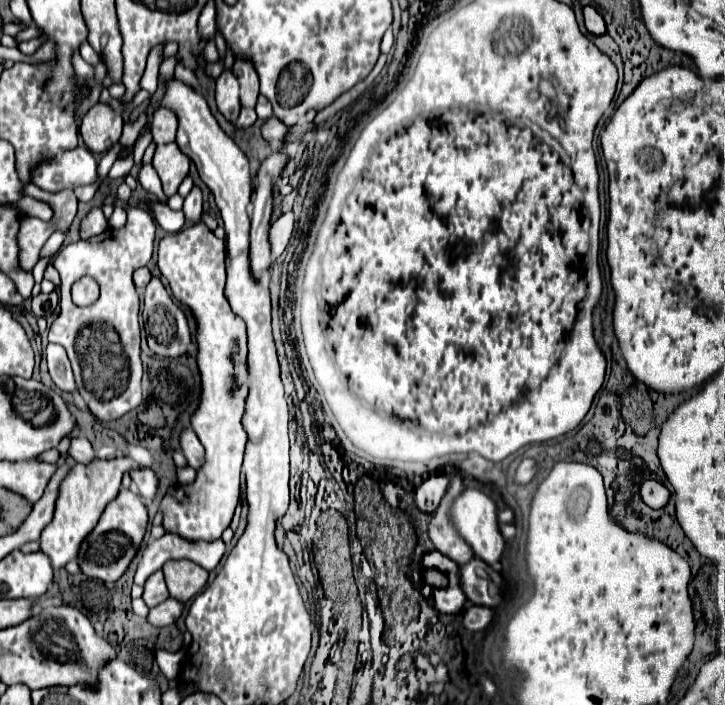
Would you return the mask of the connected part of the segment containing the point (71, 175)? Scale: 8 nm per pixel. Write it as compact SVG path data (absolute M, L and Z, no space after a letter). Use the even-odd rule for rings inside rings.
M77 146L61 154L57 162L41 164L33 172L33 184L47 192L61 192L61 188L77 184L95 184L97 180L97 160L85 146Z

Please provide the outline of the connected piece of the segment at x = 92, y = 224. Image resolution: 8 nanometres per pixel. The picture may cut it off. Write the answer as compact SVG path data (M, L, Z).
M99 207L90 210L87 216L82 220L80 225L80 238L87 240L91 236L101 234L108 228L108 222Z

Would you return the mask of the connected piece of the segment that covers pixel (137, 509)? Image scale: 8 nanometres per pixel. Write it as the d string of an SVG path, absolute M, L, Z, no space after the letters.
M123 488L117 494L117 498L113 498L113 502L105 506L101 520L97 522L97 528L93 528L93 532L89 532L89 536L81 542L81 552L77 556L81 572L89 578L115 582L127 570L129 562L137 554L145 528L147 528L147 510L143 502L131 490Z

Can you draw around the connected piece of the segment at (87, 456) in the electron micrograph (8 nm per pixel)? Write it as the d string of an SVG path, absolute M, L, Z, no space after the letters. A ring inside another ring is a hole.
M73 436L71 446L69 446L69 456L75 458L77 462L87 464L95 458L95 452L93 452L93 448L85 436Z

